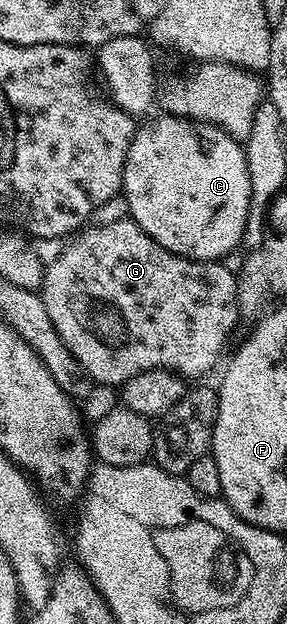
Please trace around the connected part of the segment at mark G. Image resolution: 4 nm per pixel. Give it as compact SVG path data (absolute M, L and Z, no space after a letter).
M131 219L108 221L105 225L98 226L97 229L87 229L85 228L79 235L73 236L67 242L69 245L53 259L52 265L50 261L45 268L42 296L45 301L45 309L53 321L53 328L56 329L62 343L73 353L74 359L81 364L92 381L119 387L134 375L145 373L148 369L171 369L173 373L185 379L200 377L203 373L210 372L219 363L220 356L224 353L224 344L227 343L228 336L231 335L232 328L236 325L236 320L242 316L236 295L237 274L233 270L231 273L220 261L191 261L188 257L179 257L176 253L159 245L150 235L146 235L146 231L142 231L140 224Z

